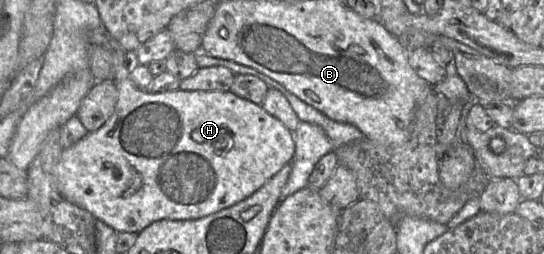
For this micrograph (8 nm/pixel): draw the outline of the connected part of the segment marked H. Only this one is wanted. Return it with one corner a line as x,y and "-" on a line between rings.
102,25
89,33
89,45
98,44
108,49
114,56
114,83
118,100
108,121
97,131
89,132
73,146
63,149
55,167
55,177
59,193
69,202
88,211
96,220
101,220
116,232
140,233
151,223
163,219
199,219
230,207
251,196
286,164
291,163
295,152
294,134
277,118
269,114
260,104
241,98
229,91
183,90
151,92
137,88
130,79
130,64
127,50

